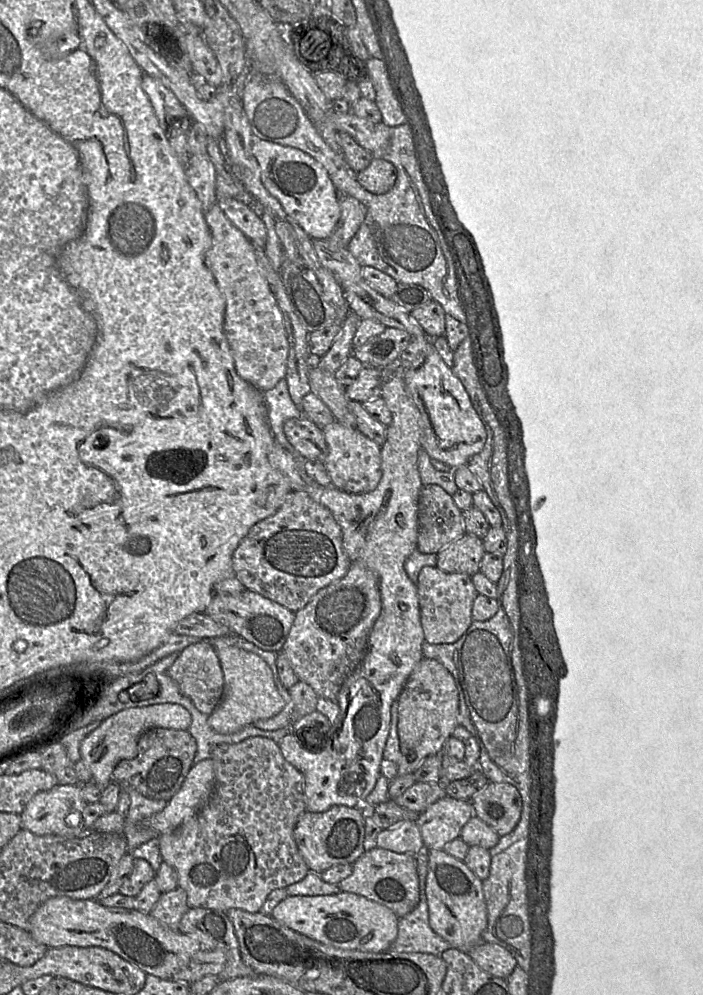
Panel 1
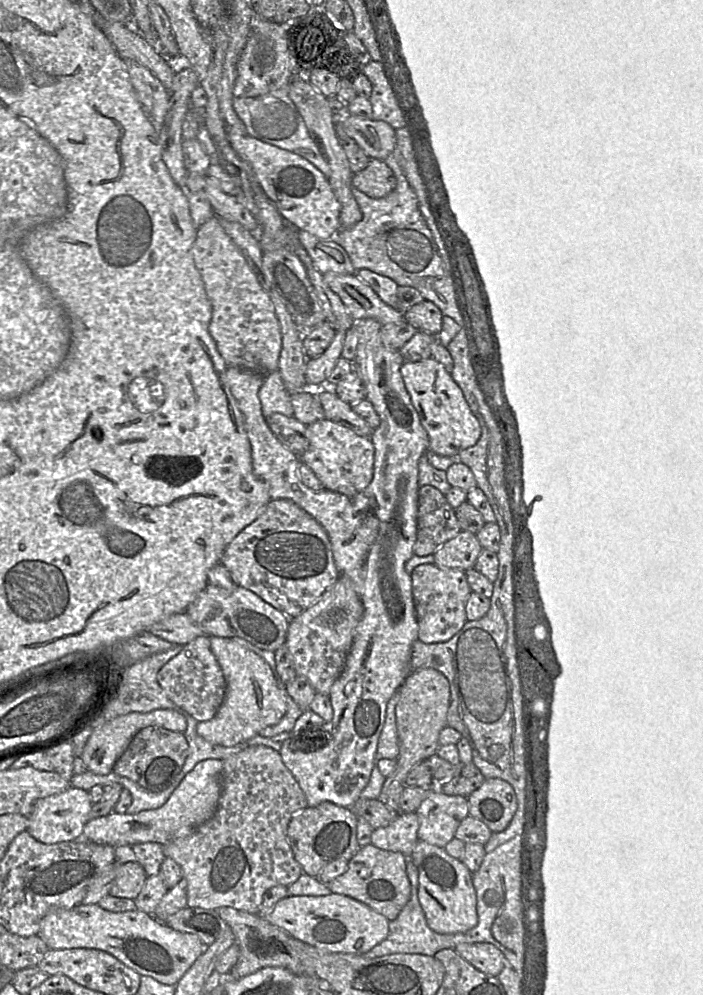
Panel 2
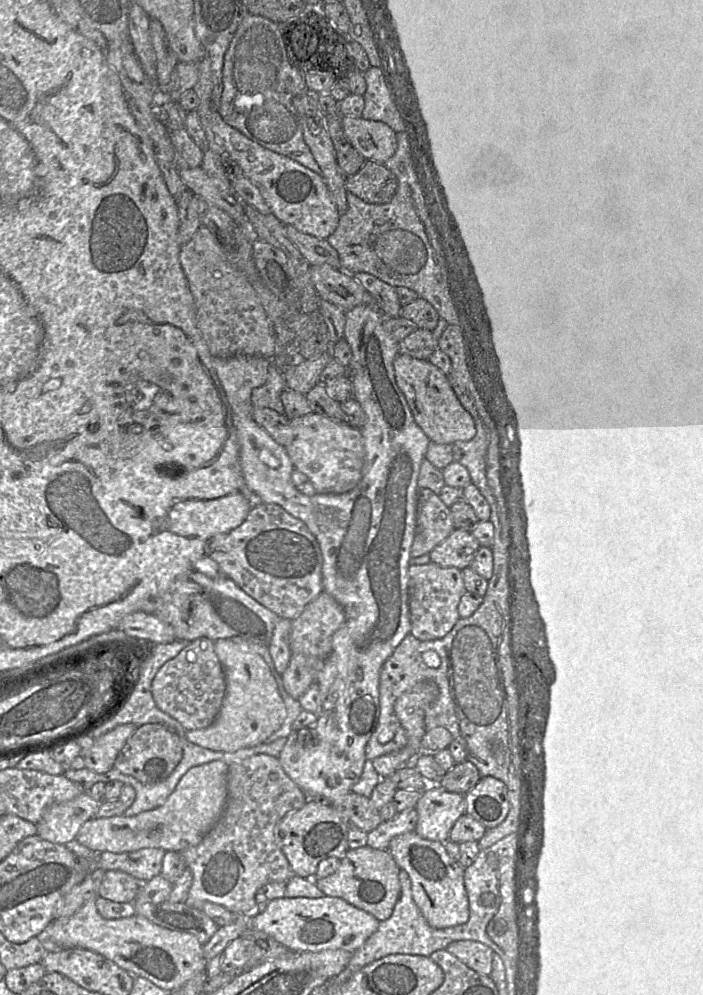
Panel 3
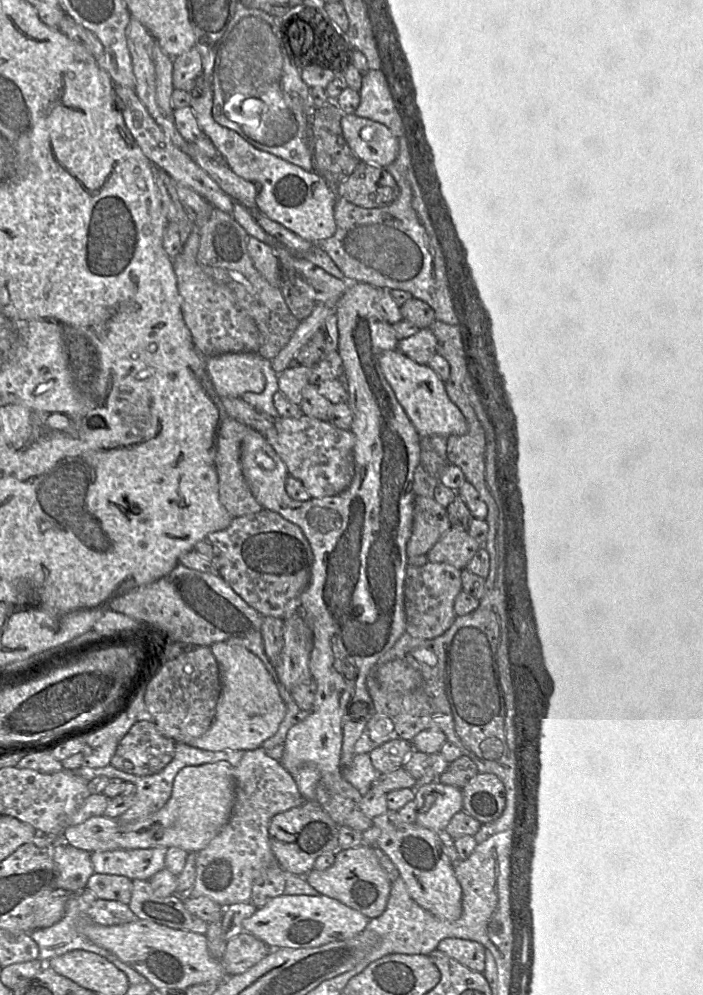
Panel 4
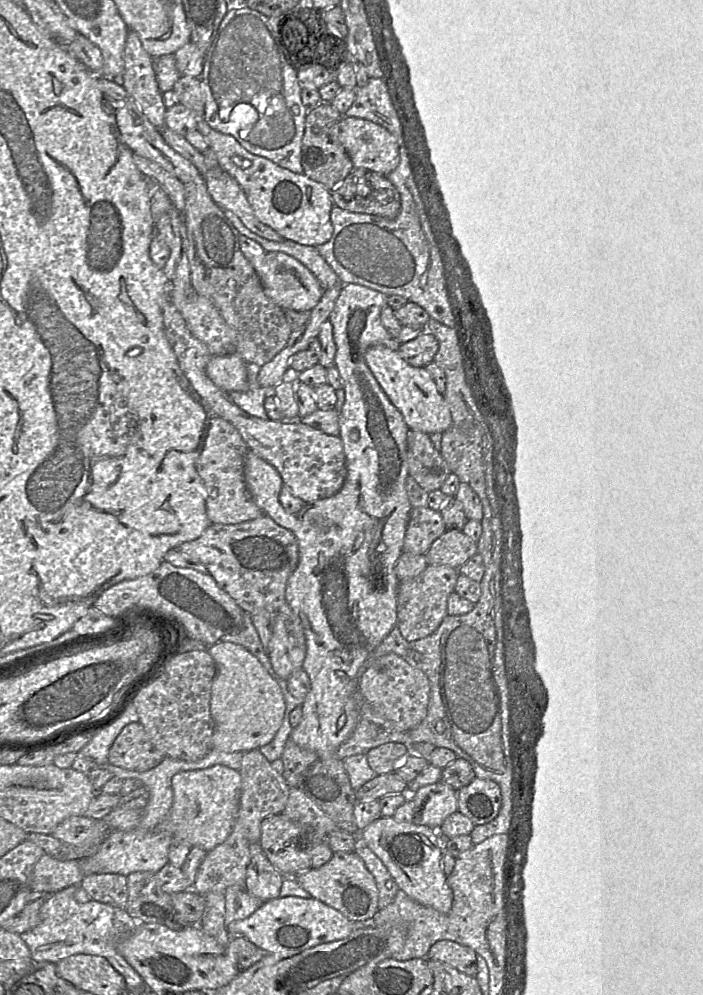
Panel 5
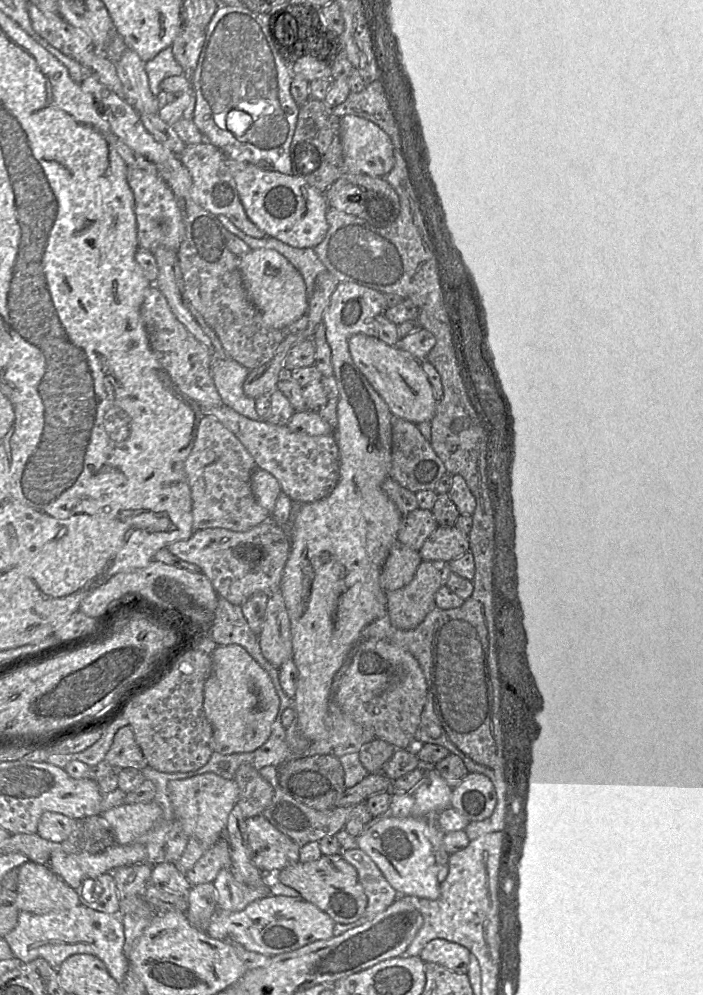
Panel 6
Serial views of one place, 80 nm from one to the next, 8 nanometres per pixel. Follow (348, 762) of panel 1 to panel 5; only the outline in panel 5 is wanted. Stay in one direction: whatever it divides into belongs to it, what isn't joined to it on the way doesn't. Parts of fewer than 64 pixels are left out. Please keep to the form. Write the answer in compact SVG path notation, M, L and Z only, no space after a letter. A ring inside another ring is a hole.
M341 284L340 293L328 317L336 346L334 365L339 371L345 392L339 410L338 434L343 444L347 469L342 488L330 497L306 502L299 511L289 513L279 502L283 481L275 467L251 451L245 459L244 476L253 501L278 525L290 530L298 542L299 561L288 579L285 598L298 615L304 630L307 649L302 669L309 676L311 688L299 705L302 718L289 738L299 747L315 752L321 759L336 757L338 748L355 730L360 719L360 669L397 624L400 580L395 567L403 552L404 535L412 509L406 491L409 477L409 427L382 390L364 358L367 349L374 345L384 345L396 351L399 349L400 343L391 338L380 319L387 297L359 284ZM235 353L212 356L206 372L225 393L248 389L247 364Z

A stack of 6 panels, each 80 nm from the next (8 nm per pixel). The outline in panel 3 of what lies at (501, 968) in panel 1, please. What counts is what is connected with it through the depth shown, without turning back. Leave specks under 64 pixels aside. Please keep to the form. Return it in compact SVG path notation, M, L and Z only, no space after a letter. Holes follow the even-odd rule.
M458 940L451 942L445 949L478 974L491 974L494 951L485 944Z

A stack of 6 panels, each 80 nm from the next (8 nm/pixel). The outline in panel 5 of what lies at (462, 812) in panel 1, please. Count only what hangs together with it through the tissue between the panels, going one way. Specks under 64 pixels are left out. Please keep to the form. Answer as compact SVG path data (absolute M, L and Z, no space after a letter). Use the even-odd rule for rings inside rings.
M442 781L418 788L410 795L414 801L412 823L439 829L449 815L458 811L457 791Z

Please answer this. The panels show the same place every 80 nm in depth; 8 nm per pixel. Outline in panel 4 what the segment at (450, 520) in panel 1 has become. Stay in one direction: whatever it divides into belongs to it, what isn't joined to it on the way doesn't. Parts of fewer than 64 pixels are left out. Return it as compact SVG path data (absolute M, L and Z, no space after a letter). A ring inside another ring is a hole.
M416 496L412 533L406 546L407 556L427 555L450 527L446 508L433 497Z

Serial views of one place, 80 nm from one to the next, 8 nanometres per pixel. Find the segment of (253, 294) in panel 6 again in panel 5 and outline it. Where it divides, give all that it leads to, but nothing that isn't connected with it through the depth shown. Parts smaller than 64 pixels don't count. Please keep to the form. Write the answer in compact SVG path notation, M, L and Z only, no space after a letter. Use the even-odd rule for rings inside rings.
M266 252L256 272L266 295L284 311L311 311L324 292L316 277L303 264L283 252Z

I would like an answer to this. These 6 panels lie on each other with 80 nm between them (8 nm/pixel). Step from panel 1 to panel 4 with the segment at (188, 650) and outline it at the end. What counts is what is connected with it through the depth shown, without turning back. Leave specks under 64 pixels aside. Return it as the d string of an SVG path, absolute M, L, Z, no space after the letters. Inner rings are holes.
M197 646L161 665L146 686L144 701L153 717L157 729L175 743L189 742L202 736L212 725L215 717L217 700L221 691L220 670L218 662L210 647Z

